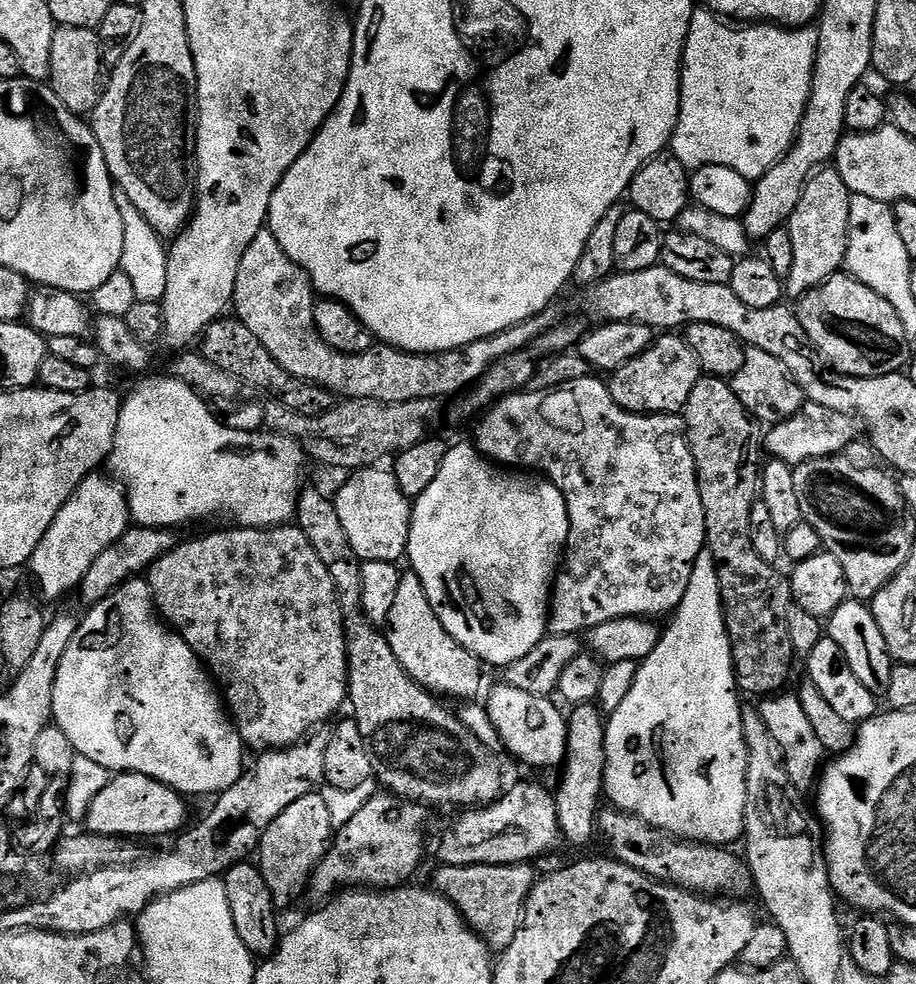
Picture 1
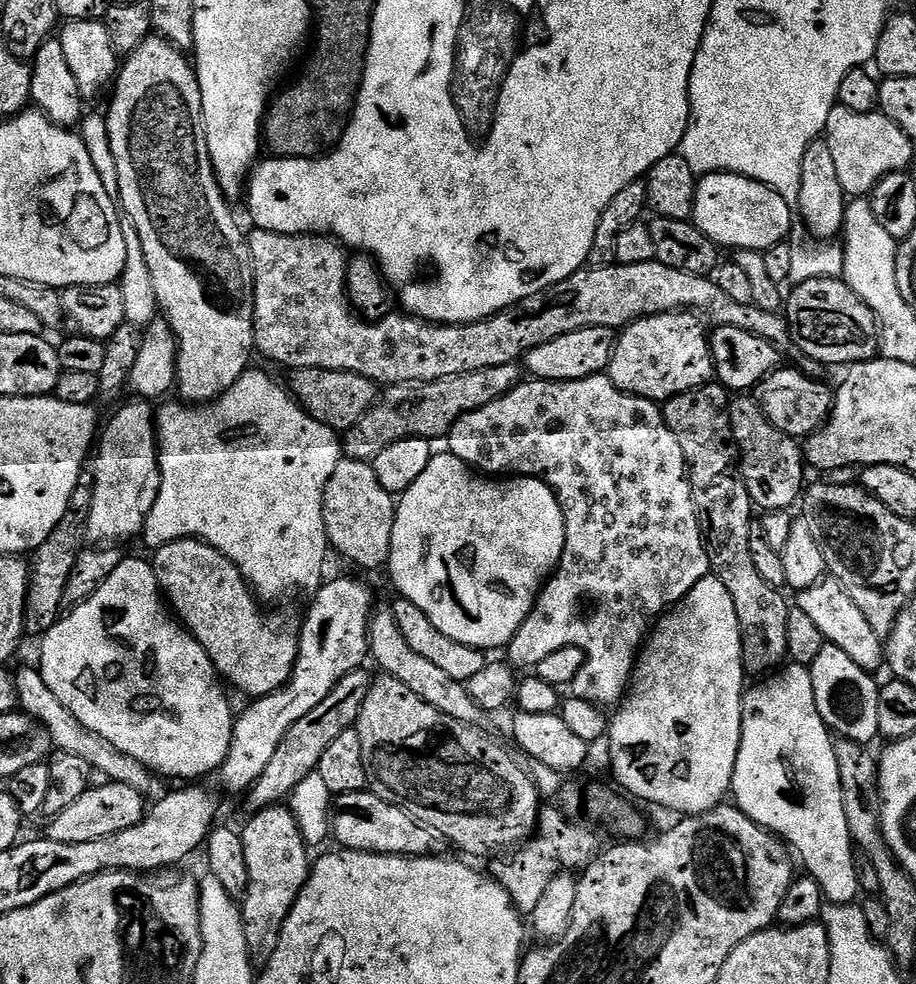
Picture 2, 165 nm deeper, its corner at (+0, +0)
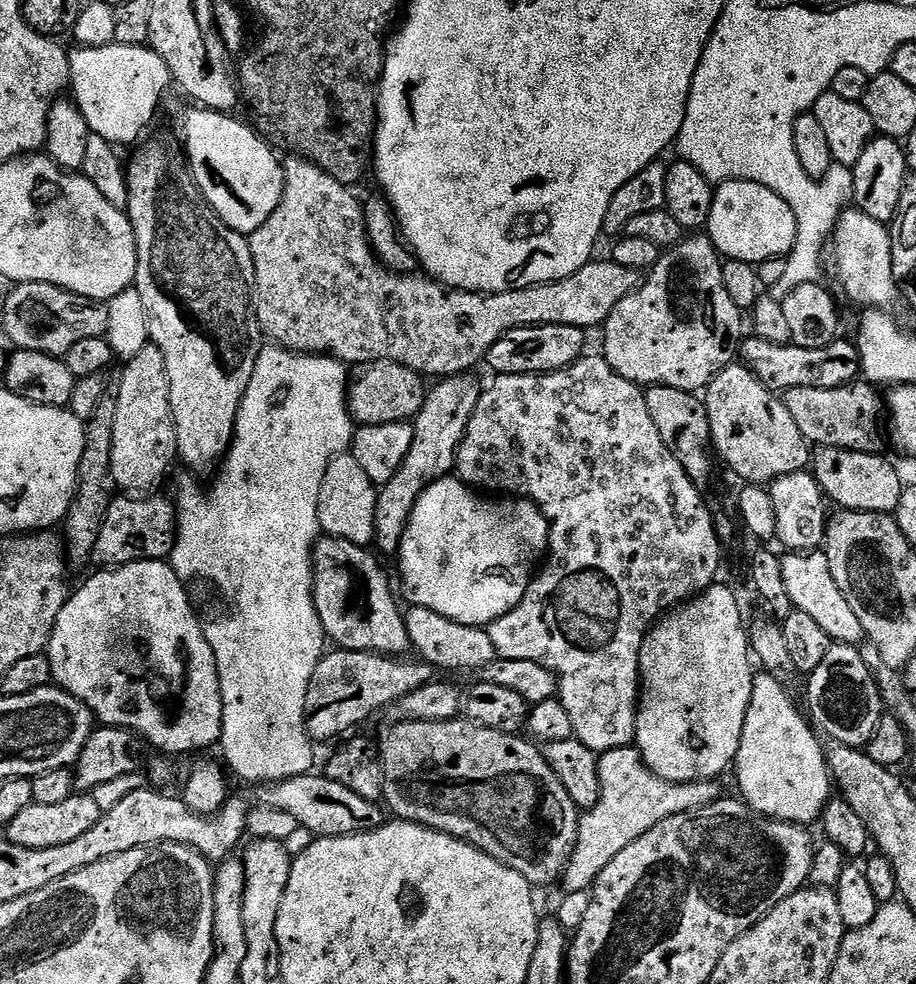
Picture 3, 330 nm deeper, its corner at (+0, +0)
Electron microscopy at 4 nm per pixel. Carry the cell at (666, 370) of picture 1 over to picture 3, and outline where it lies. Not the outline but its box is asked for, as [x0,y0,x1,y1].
[602,234,746,393]

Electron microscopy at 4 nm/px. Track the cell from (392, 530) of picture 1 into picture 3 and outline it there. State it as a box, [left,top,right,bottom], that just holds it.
[318,454,377,545]

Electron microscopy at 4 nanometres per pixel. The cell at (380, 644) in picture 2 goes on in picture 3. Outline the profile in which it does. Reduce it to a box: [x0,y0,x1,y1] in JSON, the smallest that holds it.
[312,535,412,657]

